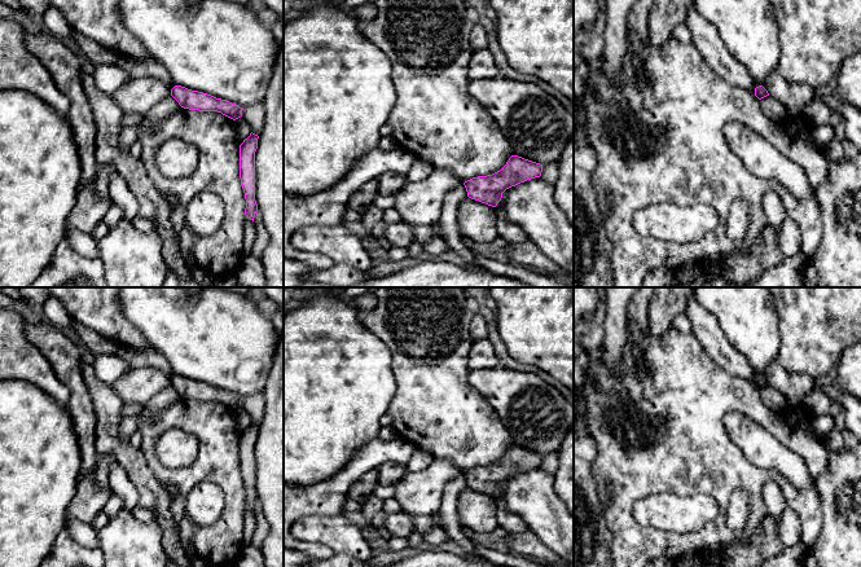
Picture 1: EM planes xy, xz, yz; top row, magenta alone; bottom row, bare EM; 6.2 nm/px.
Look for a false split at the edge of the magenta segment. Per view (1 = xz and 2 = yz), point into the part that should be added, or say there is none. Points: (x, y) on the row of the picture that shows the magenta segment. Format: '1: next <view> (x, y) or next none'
1: next none
2: next none

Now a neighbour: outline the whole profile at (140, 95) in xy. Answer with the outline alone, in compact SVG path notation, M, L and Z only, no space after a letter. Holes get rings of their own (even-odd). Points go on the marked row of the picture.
M129 78L127 85L122 85L113 93L123 114L141 114L148 111L162 100L171 96L171 87L157 78Z

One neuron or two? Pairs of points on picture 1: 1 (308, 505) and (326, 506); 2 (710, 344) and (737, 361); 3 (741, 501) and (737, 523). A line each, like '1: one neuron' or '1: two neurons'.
1: one neuron
2: one neuron
3: one neuron

